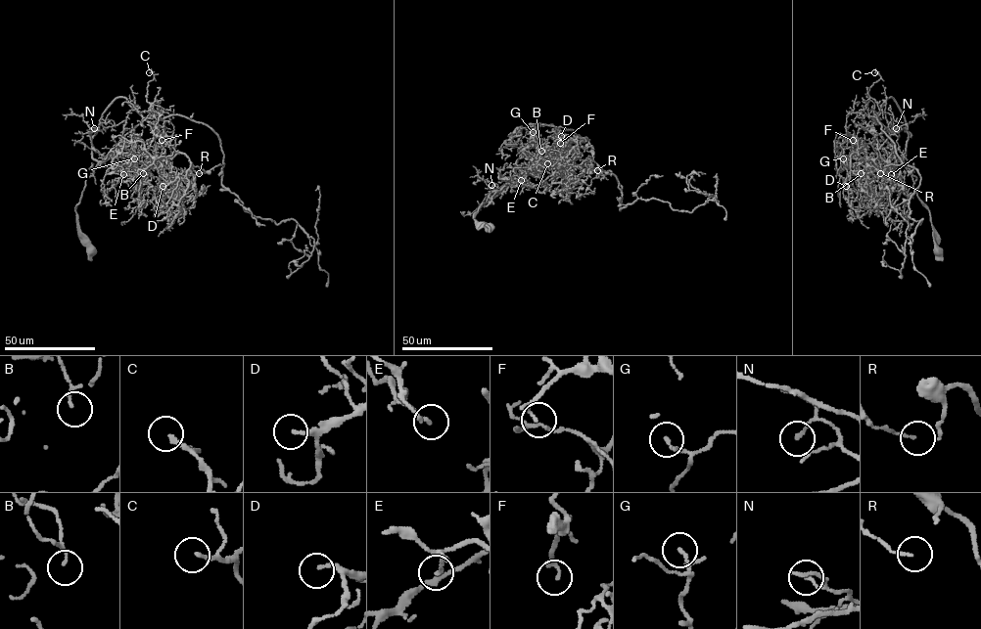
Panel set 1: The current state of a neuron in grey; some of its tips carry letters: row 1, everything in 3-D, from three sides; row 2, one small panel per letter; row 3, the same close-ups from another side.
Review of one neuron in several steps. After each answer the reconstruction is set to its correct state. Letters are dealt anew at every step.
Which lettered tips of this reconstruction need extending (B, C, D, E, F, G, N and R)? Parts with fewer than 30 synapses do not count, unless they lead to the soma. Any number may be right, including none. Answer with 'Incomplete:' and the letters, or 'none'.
Incomplete: D, F

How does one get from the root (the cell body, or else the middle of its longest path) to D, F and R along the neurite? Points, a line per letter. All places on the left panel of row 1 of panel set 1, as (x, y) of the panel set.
D: (90, 252), (75, 208), (99, 163), (114, 153), (164, 160), (184, 153), (186, 174), (163, 186)
F: (90, 252), (75, 211), (85, 179), (114, 153), (166, 160), (175, 154), (170, 143), (172, 137), (162, 140)
R: (90, 252), (75, 208), (85, 179), (99, 163), (124, 153), (171, 179), (199, 173)

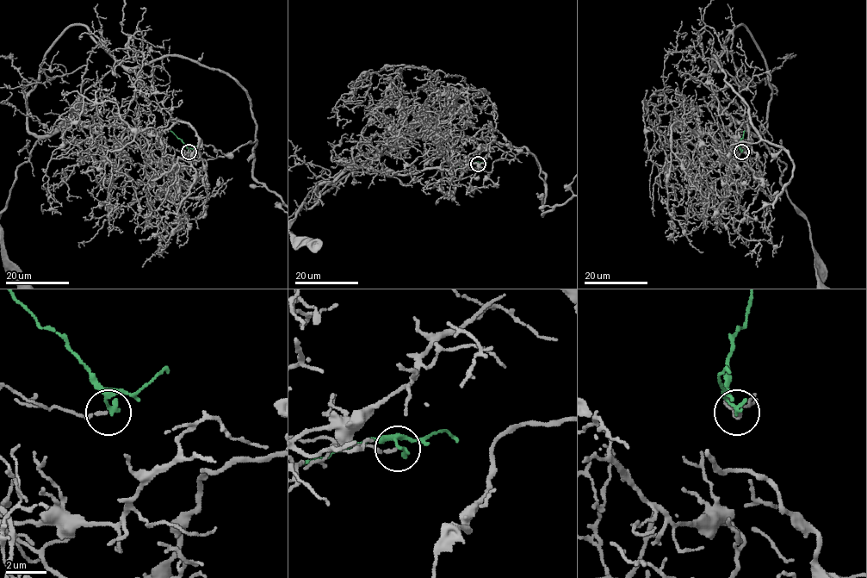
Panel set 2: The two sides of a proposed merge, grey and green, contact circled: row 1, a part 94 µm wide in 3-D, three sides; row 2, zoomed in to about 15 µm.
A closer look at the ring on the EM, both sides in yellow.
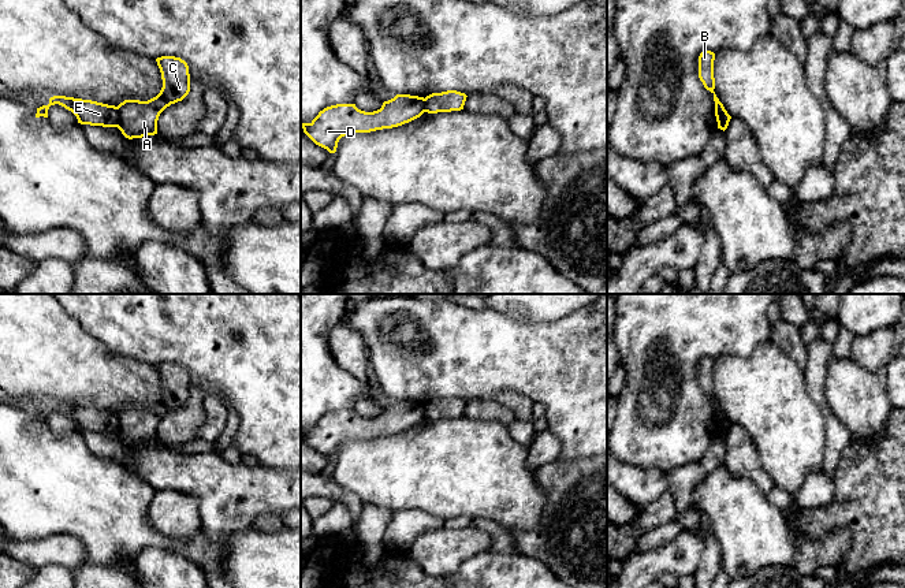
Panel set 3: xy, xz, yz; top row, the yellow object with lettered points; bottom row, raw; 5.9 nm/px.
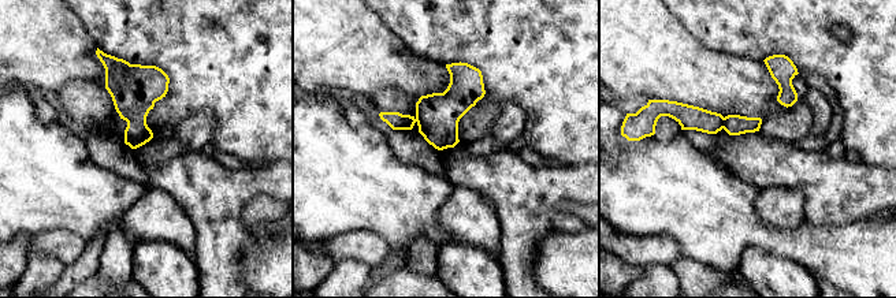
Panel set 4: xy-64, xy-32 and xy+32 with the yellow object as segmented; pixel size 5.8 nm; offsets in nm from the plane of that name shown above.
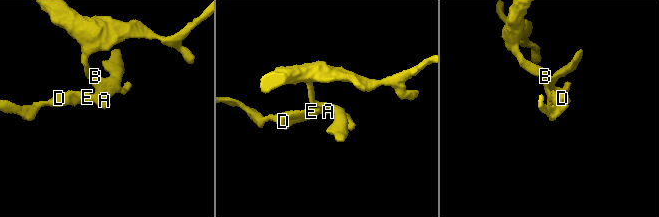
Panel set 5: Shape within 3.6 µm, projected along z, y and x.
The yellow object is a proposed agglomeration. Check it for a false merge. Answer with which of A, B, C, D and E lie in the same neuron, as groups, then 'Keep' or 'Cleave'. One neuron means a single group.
Groups: A B C / D E. Cleave

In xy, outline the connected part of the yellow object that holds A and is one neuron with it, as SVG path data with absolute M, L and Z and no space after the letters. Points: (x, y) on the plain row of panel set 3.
M175 362L156 365L161 379L163 394L160 399L148 406L124 406L118 412L118 435L129 444L142 444L157 440L160 420L178 407L182 407L190 398L189 372Z

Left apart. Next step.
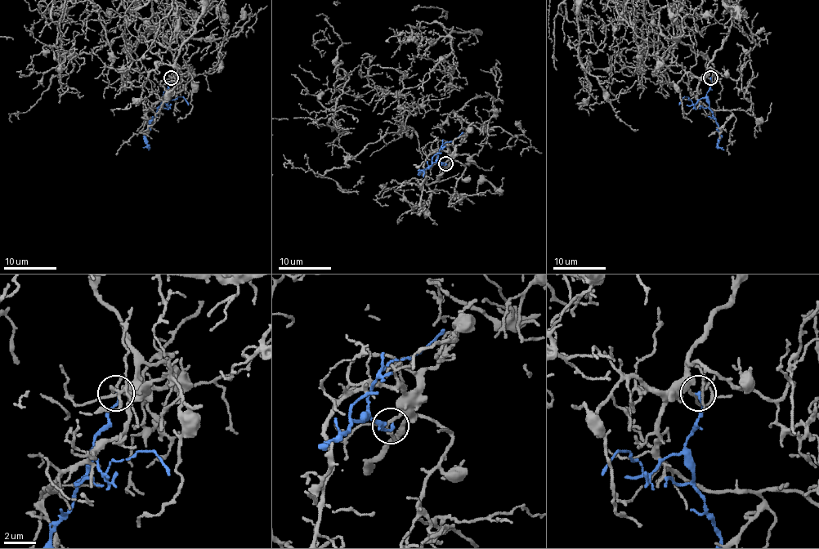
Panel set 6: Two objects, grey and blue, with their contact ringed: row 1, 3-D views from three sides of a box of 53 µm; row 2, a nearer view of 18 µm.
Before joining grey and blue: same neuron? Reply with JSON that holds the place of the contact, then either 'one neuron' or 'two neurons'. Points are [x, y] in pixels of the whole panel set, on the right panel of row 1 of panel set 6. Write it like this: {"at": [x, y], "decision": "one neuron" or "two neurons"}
{"at": [710, 78], "decision": "two neurons"}

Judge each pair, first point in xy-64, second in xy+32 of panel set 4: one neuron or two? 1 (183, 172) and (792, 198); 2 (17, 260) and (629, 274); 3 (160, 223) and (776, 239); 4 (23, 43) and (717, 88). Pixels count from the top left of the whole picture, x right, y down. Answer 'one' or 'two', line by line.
1: two
2: one
3: two
4: one

